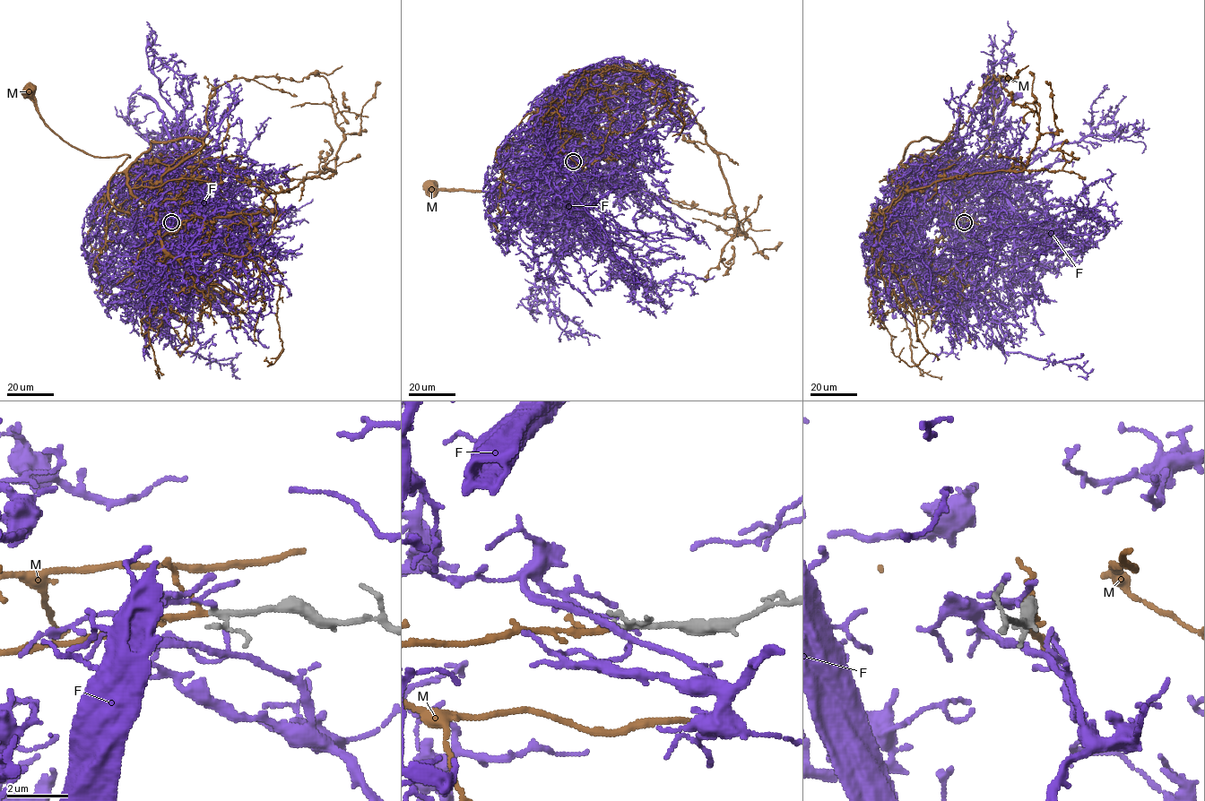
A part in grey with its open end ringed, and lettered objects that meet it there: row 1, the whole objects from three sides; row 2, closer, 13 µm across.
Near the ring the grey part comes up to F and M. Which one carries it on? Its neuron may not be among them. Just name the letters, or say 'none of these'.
M

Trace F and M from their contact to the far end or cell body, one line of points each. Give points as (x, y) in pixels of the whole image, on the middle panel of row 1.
F: (574, 160), (593, 173), (584, 178), (570, 161), (564, 195), (631, 287), (714, 276)
M: (573, 160), (544, 164), (520, 159), (507, 152), (509, 147), (532, 183), (530, 190), (478, 192), (429, 185)

